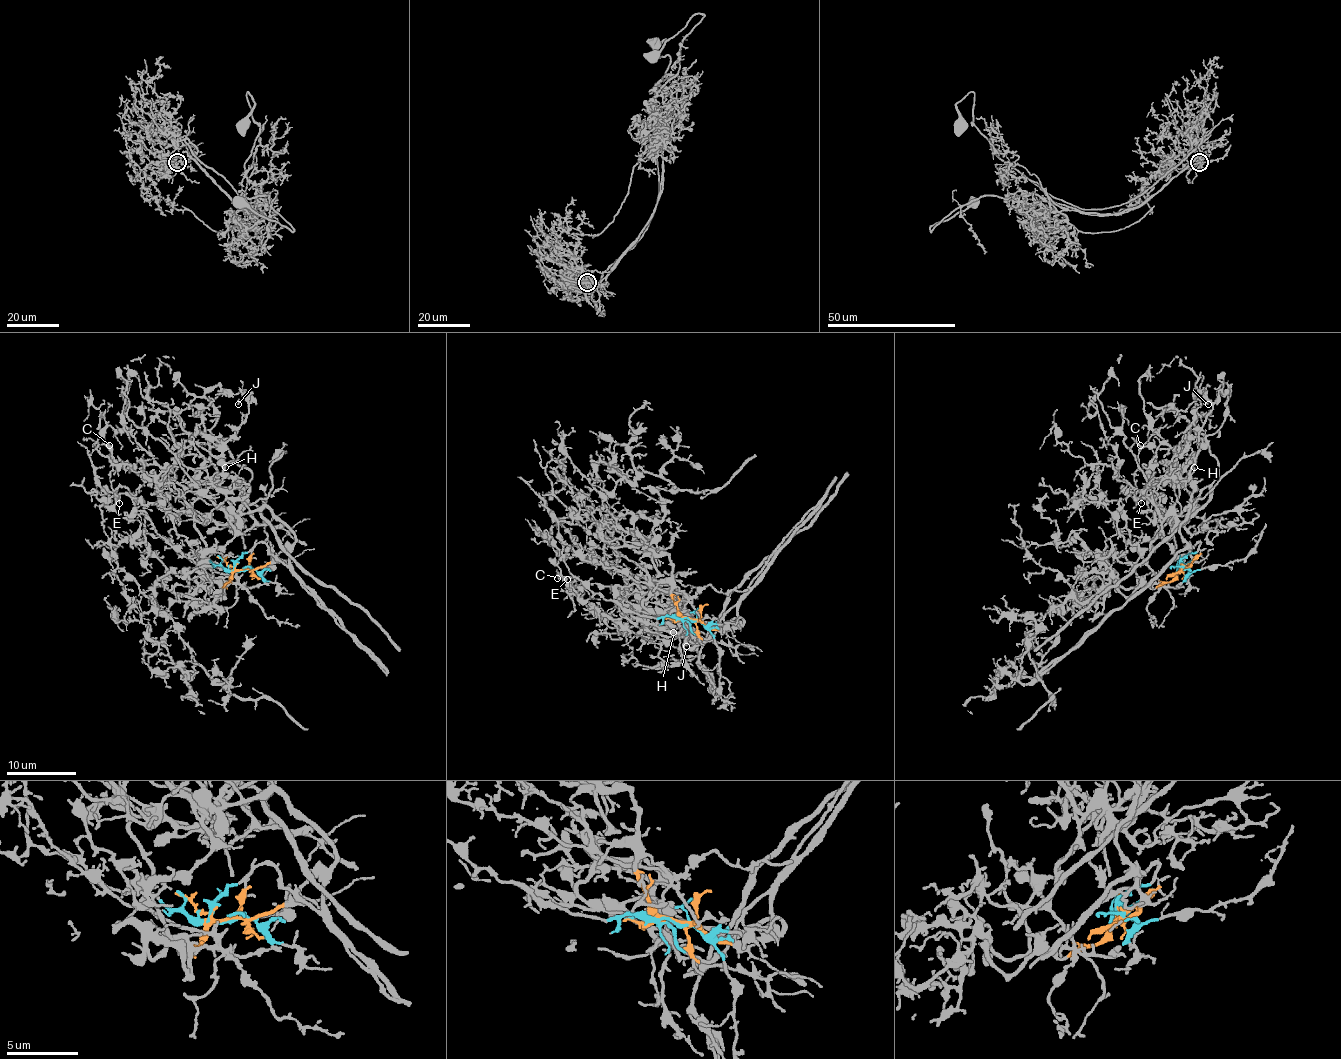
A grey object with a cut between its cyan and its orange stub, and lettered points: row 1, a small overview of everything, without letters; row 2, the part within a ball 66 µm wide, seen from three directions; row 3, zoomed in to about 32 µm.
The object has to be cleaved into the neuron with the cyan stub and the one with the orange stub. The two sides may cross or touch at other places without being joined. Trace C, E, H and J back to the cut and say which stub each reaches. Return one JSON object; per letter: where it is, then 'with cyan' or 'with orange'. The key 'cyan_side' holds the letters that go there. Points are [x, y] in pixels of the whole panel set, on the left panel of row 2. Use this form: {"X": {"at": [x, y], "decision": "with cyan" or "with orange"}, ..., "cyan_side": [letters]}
{"C": {"at": [109, 445], "decision": "with cyan"}, "E": {"at": [119, 503], "decision": "with cyan"}, "H": {"at": [225, 467], "decision": "with orange"}, "J": {"at": [238, 404], "decision": "with orange"}, "cyan_side": ["C", "E"]}

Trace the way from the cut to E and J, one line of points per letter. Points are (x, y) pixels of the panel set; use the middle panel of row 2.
E: (688, 618), (630, 613), (597, 594), (581, 599), (567, 587), (564, 582), (567, 578)
J: (688, 618), (715, 629), (743, 622), (691, 620), (689, 632), (658, 634), (686, 646)

